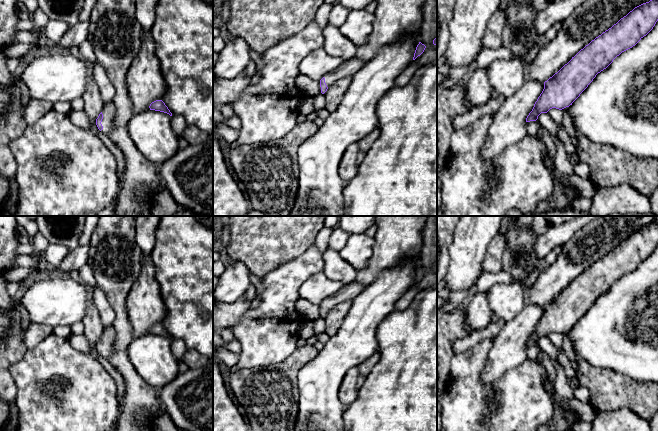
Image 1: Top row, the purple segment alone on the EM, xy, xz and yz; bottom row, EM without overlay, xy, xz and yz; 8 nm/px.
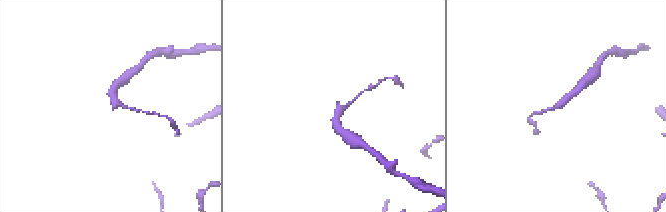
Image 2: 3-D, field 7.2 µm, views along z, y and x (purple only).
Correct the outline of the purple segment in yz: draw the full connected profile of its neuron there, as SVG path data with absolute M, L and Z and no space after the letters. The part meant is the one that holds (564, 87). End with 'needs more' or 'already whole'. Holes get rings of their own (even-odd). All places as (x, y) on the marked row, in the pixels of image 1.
M650 0L635 7L611 28L592 40L557 73L544 82L544 89L527 116L526 122L536 121L541 113L547 113L552 108L562 110L572 105L598 73L606 69L622 52L635 46L653 29L657 21L658 0Z; already whole

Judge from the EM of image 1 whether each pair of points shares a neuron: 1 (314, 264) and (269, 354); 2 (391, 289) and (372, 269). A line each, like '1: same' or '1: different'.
1: same
2: different

